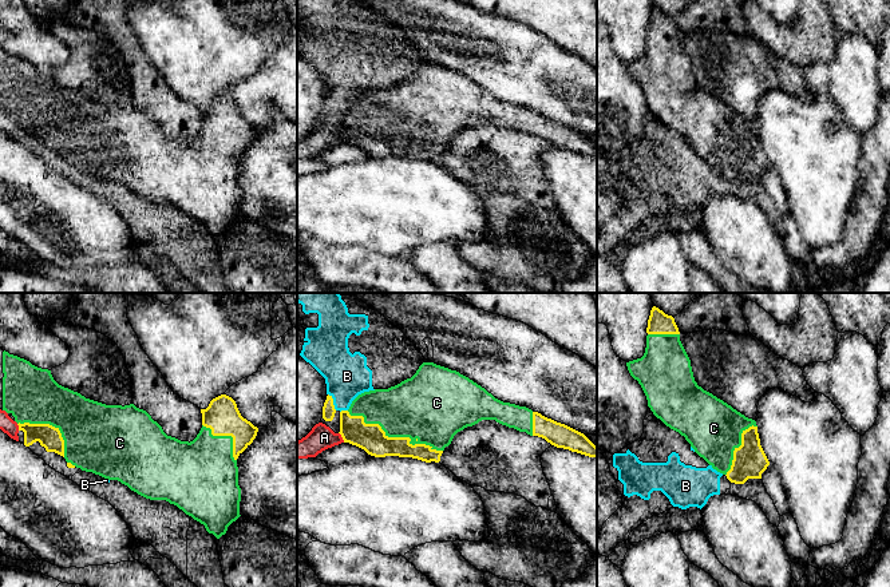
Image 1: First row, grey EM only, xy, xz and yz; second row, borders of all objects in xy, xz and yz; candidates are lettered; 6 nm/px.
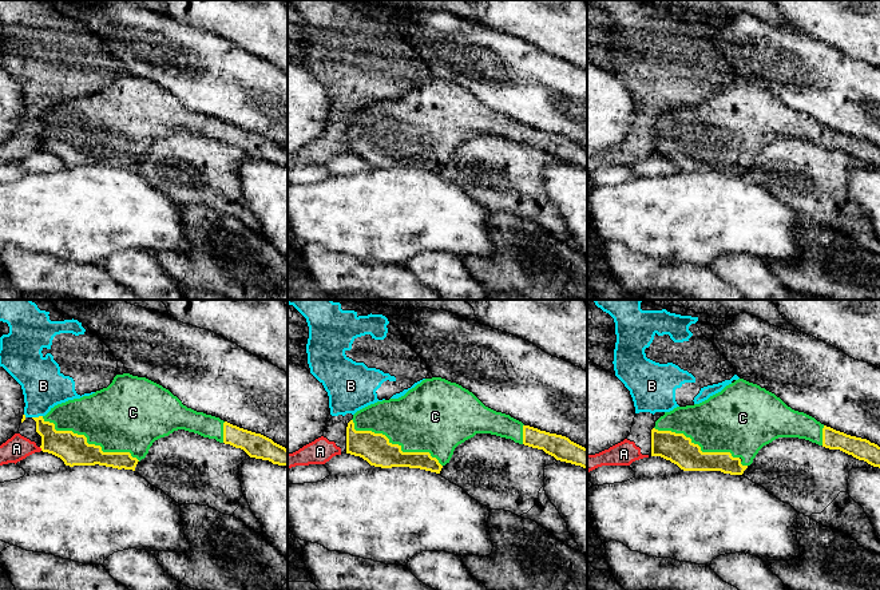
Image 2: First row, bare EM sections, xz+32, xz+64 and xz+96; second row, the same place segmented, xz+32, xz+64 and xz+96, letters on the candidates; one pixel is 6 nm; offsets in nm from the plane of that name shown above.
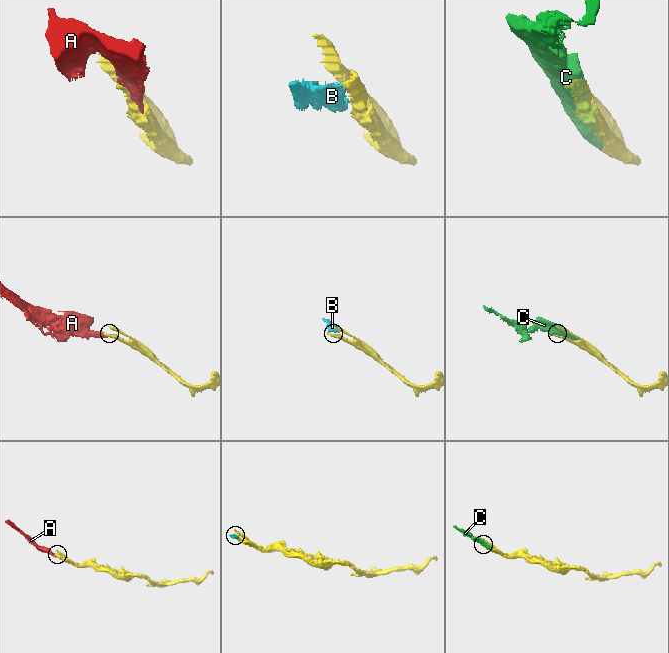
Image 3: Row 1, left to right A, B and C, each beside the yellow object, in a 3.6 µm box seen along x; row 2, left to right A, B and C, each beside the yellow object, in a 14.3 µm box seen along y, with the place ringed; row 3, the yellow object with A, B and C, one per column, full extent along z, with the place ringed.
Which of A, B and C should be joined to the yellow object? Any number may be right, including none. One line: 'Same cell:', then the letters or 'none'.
Same cell: C

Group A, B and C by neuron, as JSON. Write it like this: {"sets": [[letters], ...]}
{"sets": [["A", "B"], ["C"]]}

